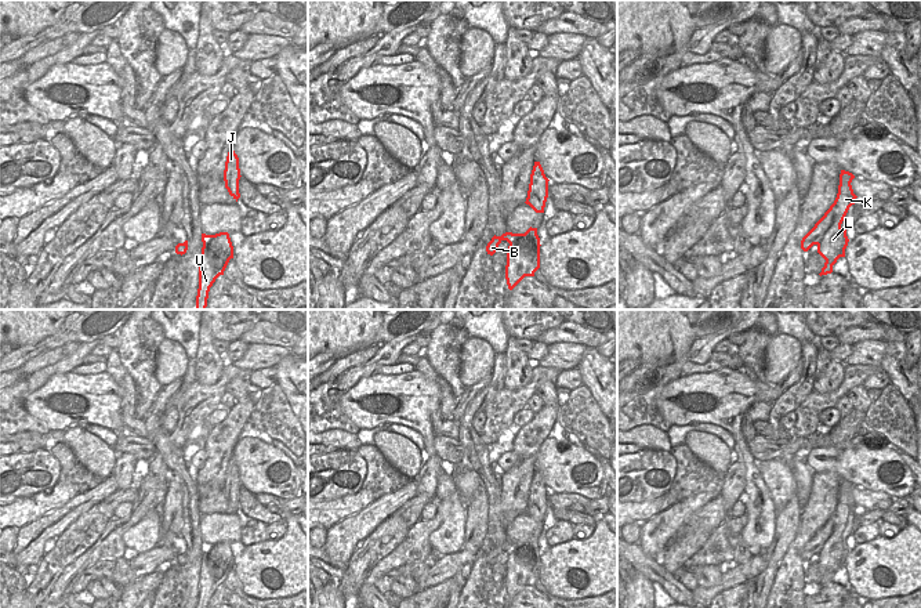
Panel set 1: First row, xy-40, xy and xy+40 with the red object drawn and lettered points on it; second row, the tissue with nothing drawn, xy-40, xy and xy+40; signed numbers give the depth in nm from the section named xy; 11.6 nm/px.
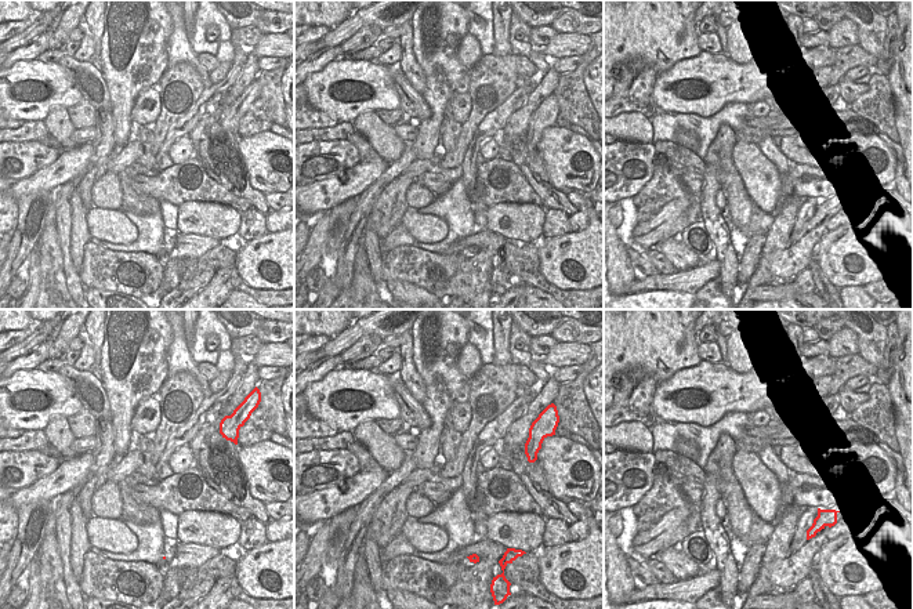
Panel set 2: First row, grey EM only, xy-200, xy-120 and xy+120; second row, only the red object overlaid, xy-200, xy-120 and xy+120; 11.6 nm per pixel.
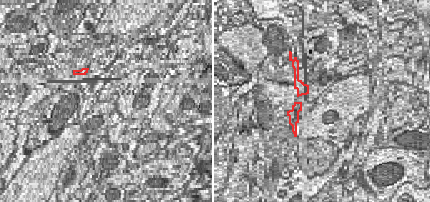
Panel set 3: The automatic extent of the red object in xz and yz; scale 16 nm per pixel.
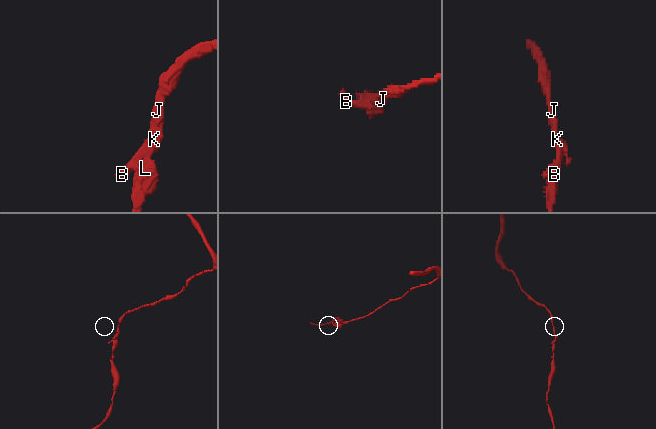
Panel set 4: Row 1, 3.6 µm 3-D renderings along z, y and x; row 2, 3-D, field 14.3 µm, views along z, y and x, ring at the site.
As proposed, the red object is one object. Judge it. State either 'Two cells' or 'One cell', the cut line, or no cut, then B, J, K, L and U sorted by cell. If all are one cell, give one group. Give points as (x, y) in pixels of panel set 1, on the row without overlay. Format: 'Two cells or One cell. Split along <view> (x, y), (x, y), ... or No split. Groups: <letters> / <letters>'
One cell. No split. Groups: B J K L U.

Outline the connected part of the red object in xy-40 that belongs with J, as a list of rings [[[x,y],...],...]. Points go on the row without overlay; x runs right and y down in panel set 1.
[[[231,457],[225,471],[224,491],[225,491],[225,497],[236,511],[240,507],[240,503],[239,503],[240,486],[242,485],[239,478],[239,467],[235,463],[233,457]]]

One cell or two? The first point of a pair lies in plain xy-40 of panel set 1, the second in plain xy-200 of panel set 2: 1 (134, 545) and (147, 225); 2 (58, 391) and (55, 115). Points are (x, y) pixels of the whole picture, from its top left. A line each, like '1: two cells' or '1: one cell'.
1: two cells
2: two cells

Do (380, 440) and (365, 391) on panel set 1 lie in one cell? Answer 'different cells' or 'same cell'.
different cells

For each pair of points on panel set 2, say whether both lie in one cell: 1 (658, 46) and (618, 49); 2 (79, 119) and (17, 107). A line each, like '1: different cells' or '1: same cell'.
1: same cell
2: different cells

